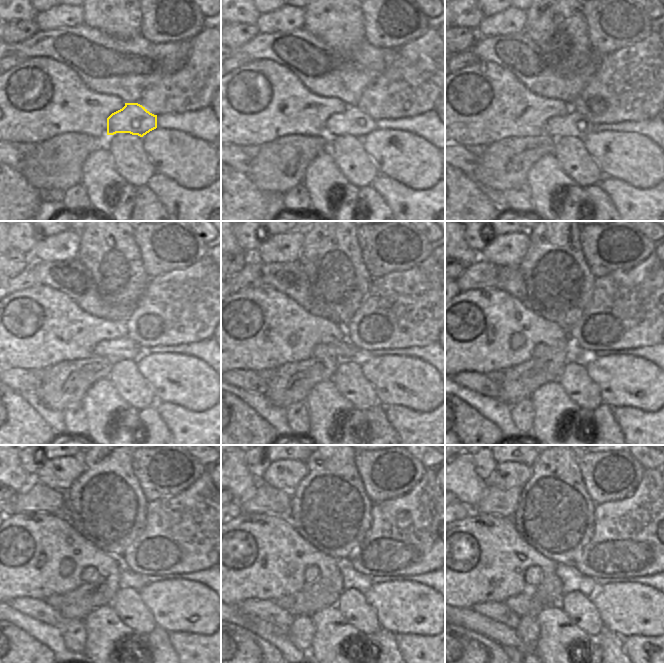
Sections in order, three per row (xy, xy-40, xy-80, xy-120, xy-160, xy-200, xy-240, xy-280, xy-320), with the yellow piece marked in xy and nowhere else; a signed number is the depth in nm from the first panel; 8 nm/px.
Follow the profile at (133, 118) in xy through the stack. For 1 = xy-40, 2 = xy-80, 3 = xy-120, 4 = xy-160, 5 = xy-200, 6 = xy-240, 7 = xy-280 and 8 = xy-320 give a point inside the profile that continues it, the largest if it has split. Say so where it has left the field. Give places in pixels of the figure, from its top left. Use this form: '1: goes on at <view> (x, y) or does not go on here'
1: goes on at xy-40 (352, 121)
2: goes on at xy-80 (573, 124)
3: goes on at xy-120 (121, 348)
4: goes on at xy-160 (342, 351)
5: goes on at xy-200 (540, 349)
6: goes on at xy-240 (89, 574)
7: goes on at xy-280 (311, 574)
8: goes on at xy-320 (533, 574)

